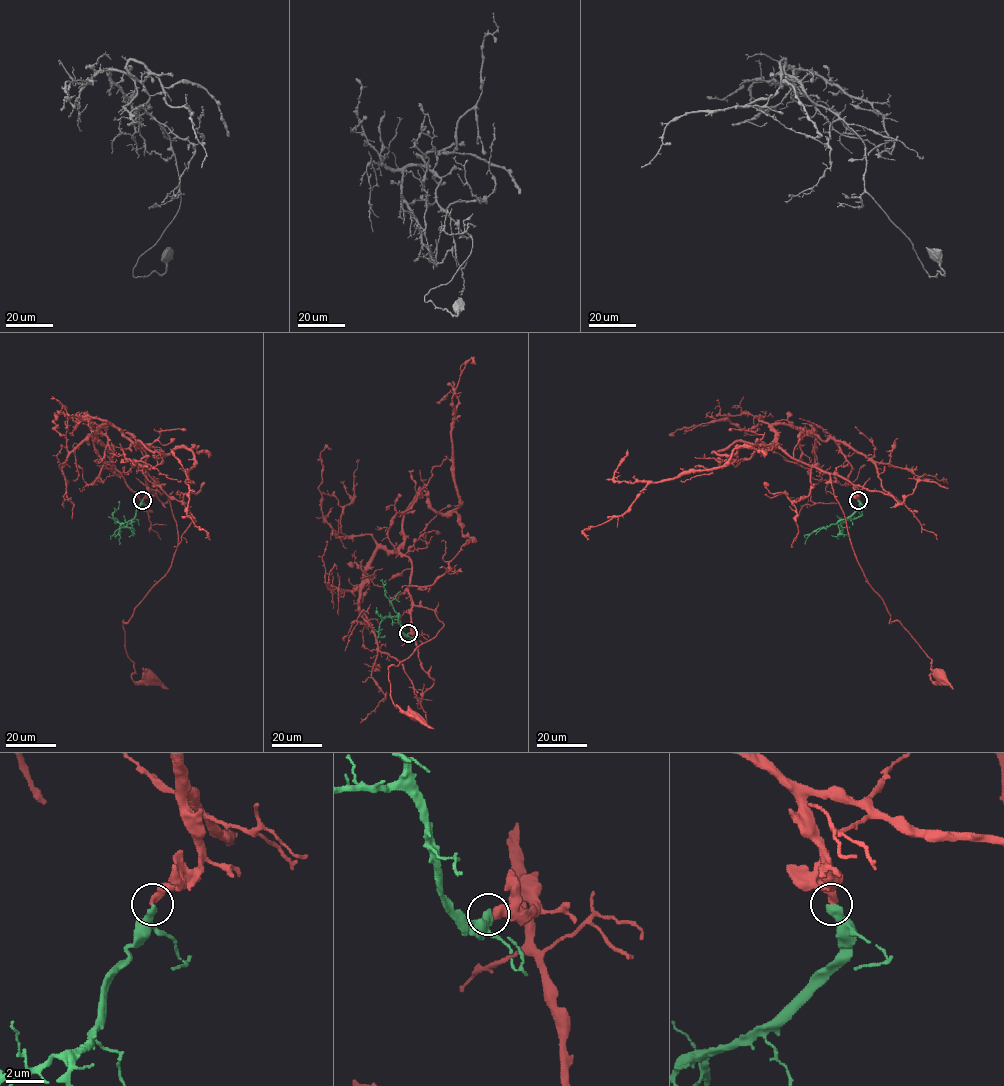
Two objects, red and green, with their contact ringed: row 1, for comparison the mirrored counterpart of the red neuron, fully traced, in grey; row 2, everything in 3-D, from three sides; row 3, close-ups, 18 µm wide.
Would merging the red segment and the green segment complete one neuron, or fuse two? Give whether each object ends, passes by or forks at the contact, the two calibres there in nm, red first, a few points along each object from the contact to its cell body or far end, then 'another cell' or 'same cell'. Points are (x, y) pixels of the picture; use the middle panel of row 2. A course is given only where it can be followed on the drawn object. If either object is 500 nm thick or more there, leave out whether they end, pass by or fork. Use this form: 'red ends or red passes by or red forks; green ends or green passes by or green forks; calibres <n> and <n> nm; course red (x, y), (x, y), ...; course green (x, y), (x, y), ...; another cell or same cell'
red ends; green ends; calibres 360 and 440 nm; course red (408, 633), (414, 632), (414, 606), (432, 609), (444, 624), (432, 638), (388, 668), (393, 703), (416, 716); course green (408, 633), (404, 634), (396, 617), (386, 617), (379, 624), (378, 637), (384, 635); same cell

